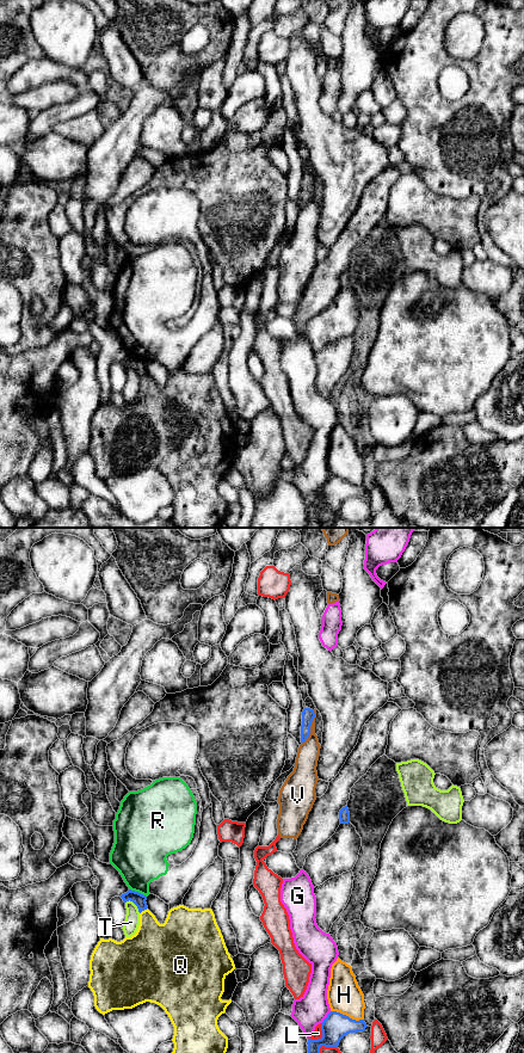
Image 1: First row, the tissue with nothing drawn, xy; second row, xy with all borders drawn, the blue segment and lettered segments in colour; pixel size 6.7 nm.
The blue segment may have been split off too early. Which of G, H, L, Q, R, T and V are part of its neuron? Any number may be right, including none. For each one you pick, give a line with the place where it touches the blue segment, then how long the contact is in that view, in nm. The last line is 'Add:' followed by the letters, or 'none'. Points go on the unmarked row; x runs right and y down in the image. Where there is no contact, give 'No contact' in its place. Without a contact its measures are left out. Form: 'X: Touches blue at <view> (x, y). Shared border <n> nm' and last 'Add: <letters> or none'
Add: none

